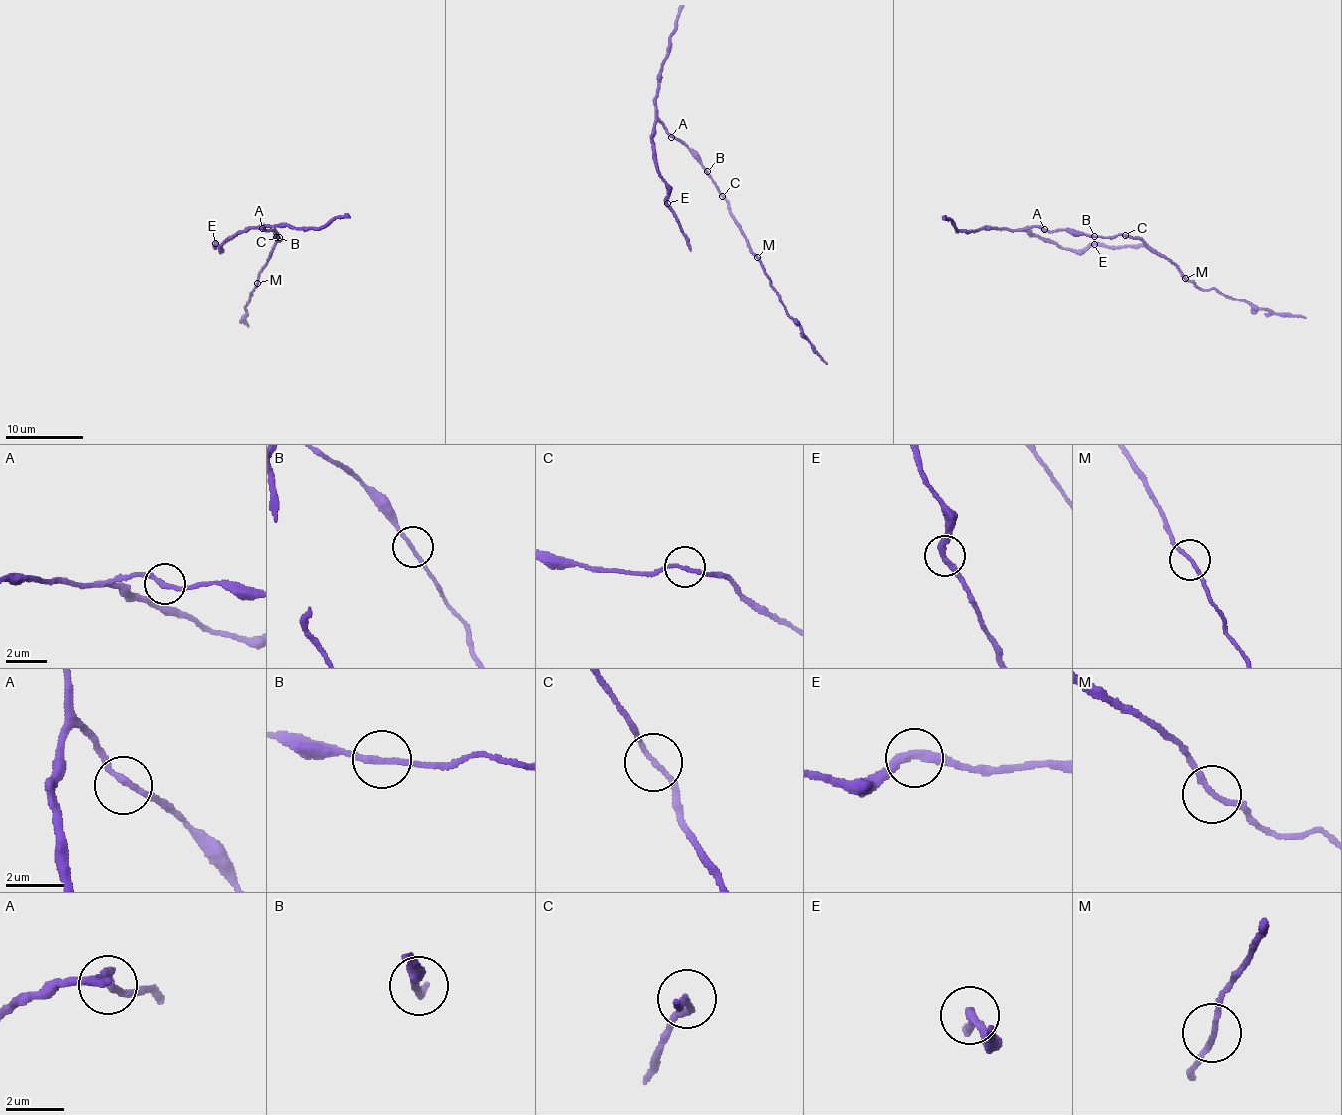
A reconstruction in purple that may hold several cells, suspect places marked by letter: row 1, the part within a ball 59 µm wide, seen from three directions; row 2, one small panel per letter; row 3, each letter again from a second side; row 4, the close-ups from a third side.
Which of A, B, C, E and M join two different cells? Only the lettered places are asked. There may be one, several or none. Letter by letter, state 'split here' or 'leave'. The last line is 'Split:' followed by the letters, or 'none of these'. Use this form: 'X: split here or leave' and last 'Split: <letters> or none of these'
A: leave
B: leave
C: leave
E: leave
M: split here
Split: M

